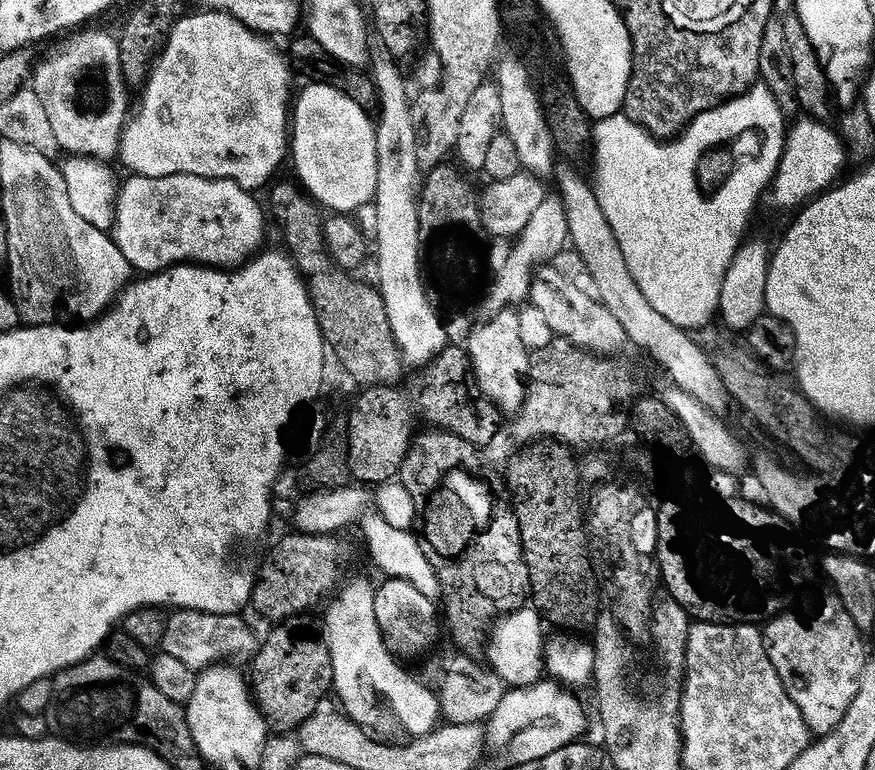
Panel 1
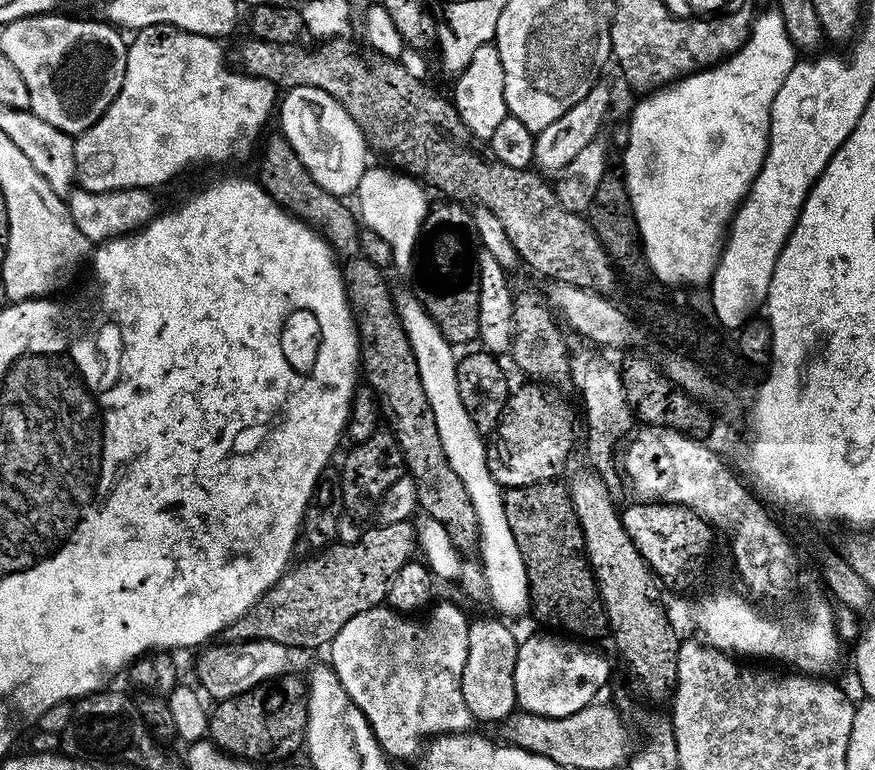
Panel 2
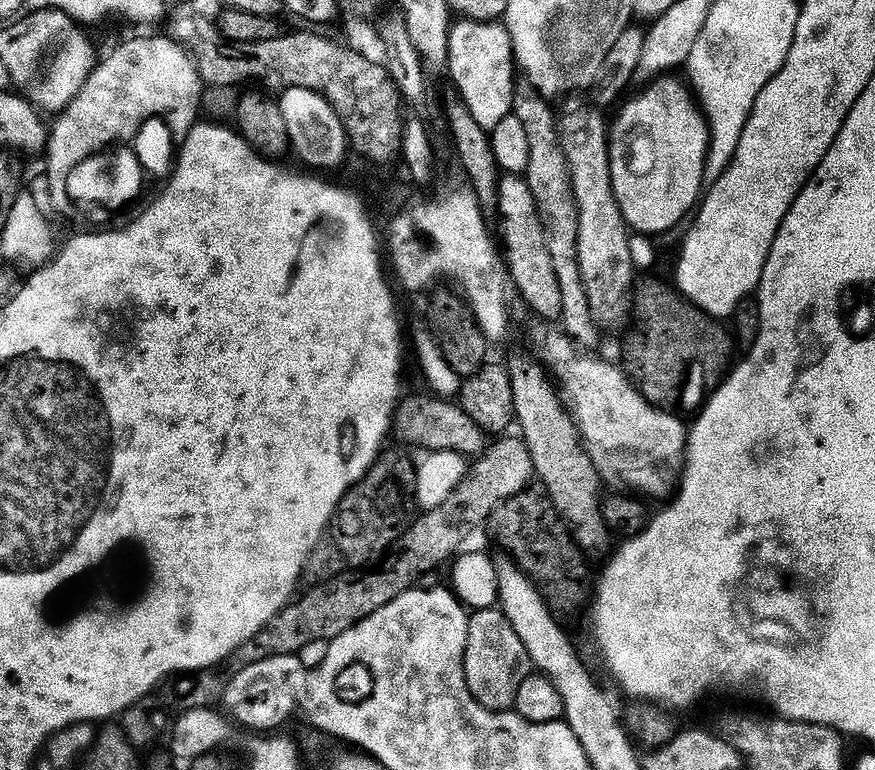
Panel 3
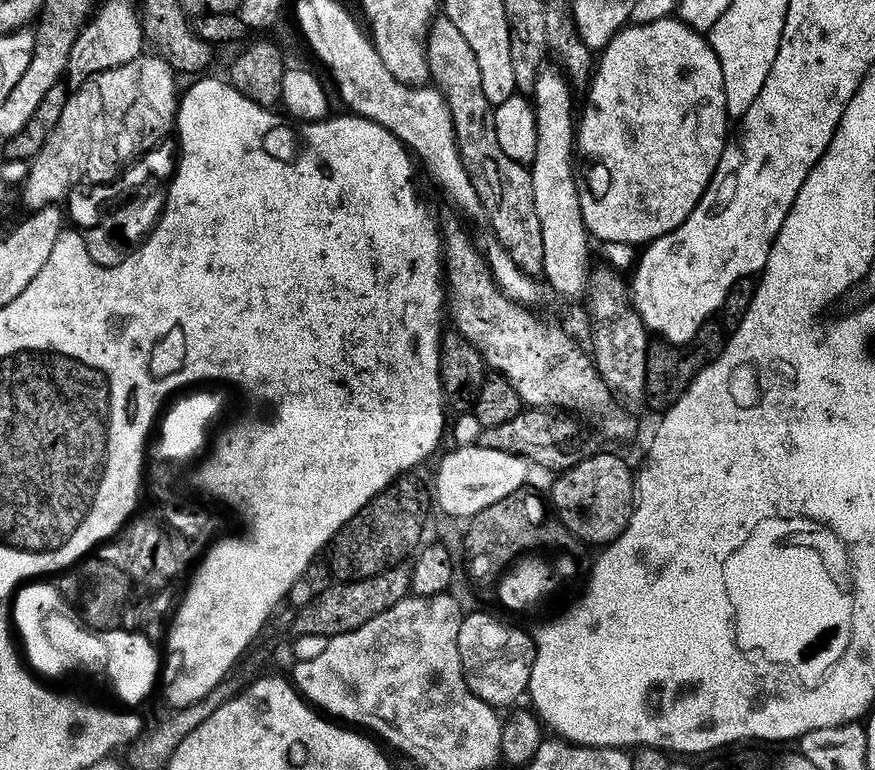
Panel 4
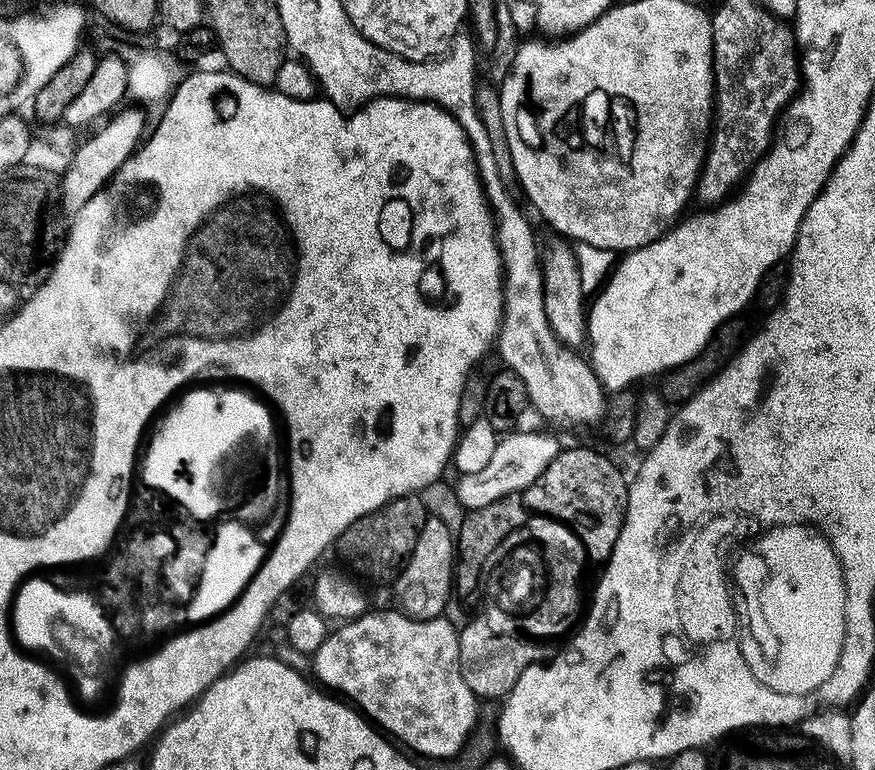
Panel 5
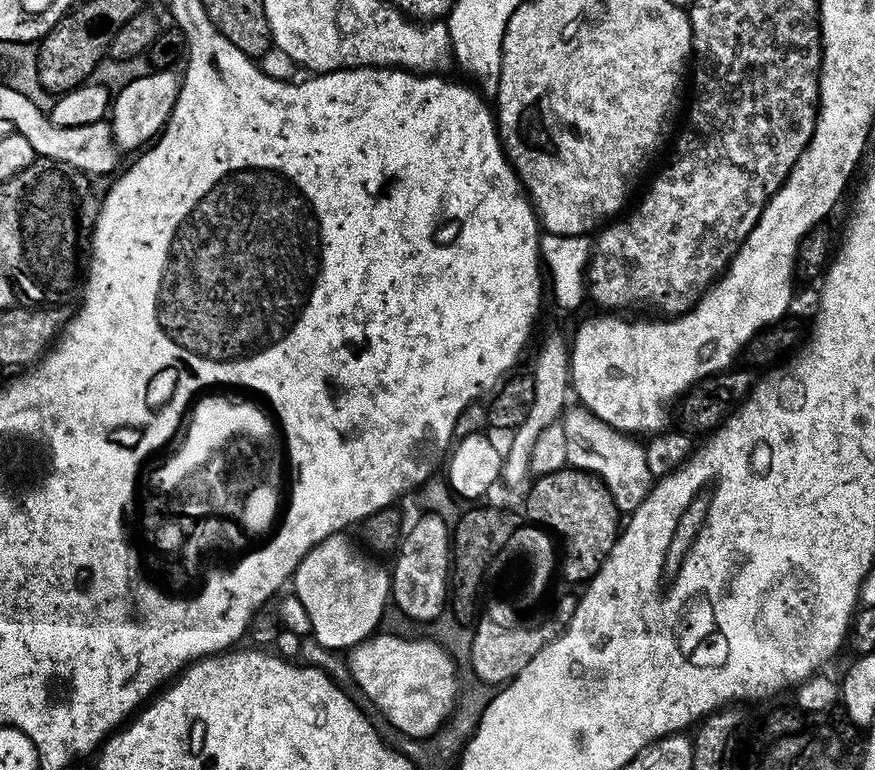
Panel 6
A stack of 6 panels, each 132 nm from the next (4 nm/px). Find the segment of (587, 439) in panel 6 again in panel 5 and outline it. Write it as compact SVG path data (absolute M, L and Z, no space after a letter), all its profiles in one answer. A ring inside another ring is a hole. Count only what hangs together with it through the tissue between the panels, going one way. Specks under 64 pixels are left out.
M505 181L498 184L488 184L482 188L486 195L486 203L491 211L492 219L496 225L496 245L500 247L500 262L504 270L504 311L500 317L500 331L498 333L498 348L500 356L505 360L507 367L522 378L531 407L537 408L552 424L580 424L583 420L592 420L595 416L605 413L606 396L593 372L589 361L571 352L571 347L565 346L561 341L553 339L551 329L548 327L546 310L544 309L544 273L542 271L542 257L536 253L536 236L528 225L526 217L520 213L518 205L512 201Z

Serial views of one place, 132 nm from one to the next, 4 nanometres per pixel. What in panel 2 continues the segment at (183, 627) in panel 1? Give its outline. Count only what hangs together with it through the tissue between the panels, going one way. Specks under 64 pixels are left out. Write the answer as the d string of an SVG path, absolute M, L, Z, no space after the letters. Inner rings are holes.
M245 638L231 646L224 646L228 648L210 647L212 646L203 649L205 652L201 654L200 661L196 664L196 676L200 679L199 687L205 693L208 691L213 696L212 700L216 702L259 689L289 671L289 649L273 640Z

